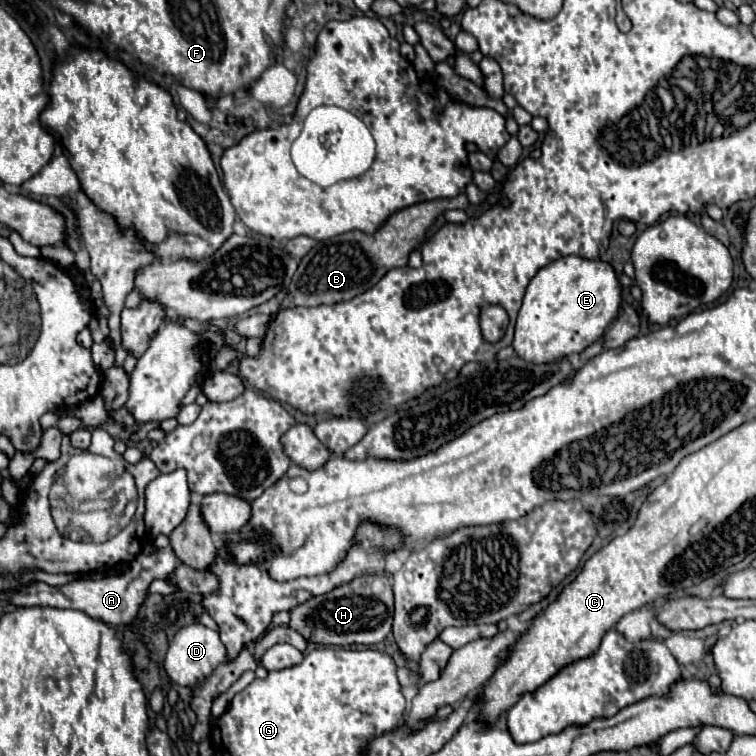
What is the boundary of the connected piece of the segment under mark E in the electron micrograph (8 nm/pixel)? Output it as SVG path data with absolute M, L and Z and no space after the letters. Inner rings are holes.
M563 256L531 278L515 322L513 350L525 362L555 362L583 352L603 336L621 304L621 286L607 262Z

